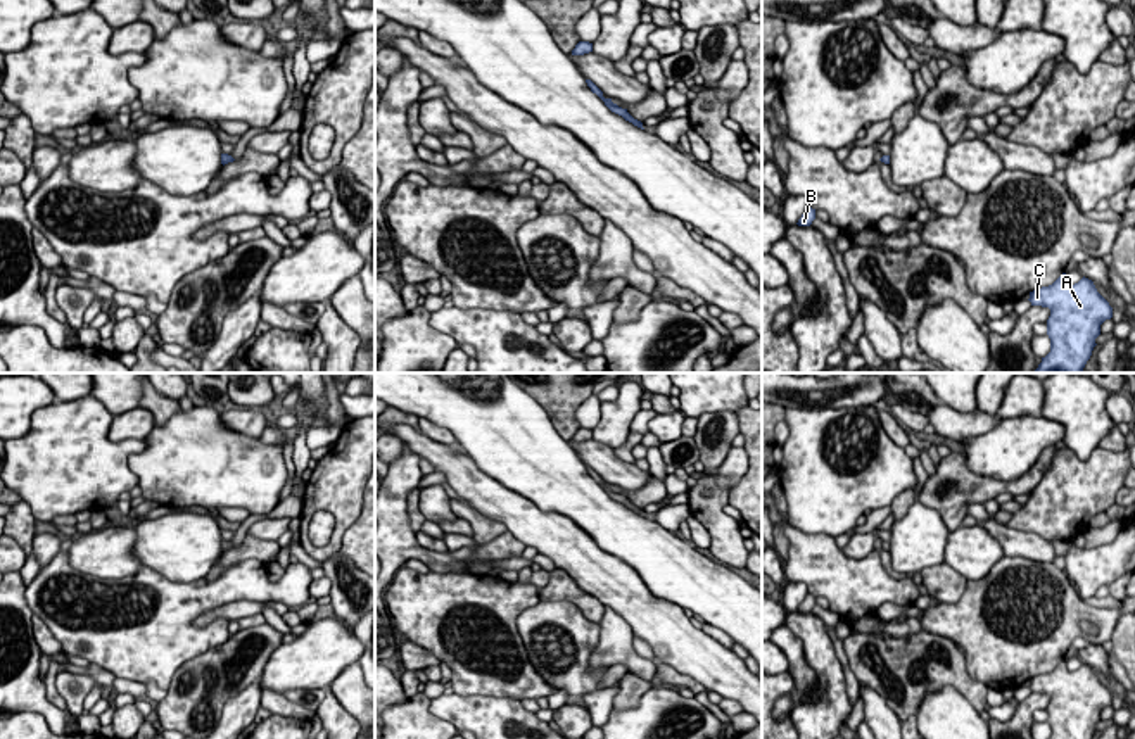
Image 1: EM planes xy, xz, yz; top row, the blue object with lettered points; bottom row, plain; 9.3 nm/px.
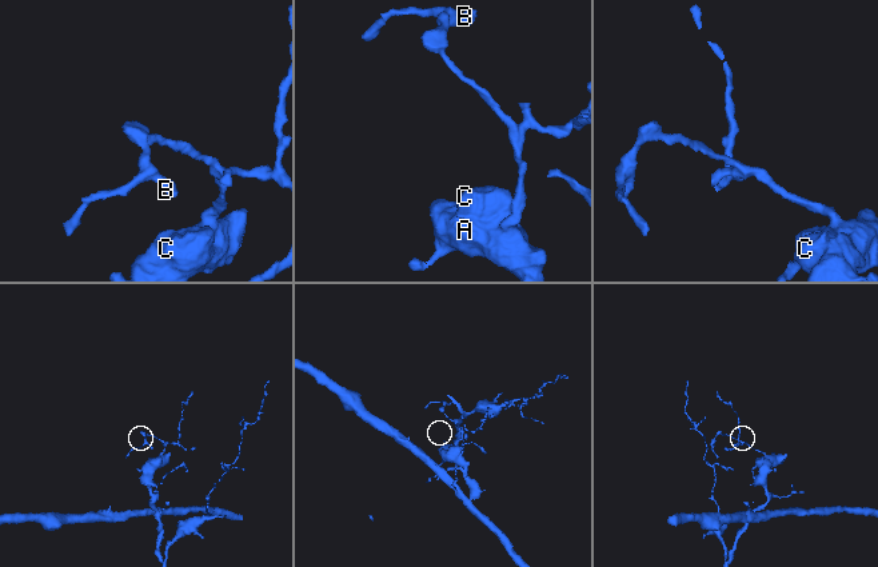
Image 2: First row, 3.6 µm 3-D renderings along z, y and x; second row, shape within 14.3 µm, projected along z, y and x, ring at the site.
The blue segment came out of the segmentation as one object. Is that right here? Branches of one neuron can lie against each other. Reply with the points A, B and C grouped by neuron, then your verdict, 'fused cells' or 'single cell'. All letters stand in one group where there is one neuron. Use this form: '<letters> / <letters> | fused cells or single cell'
A C / B | fused cells

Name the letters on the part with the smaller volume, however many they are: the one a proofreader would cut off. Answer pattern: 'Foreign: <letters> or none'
Foreign: B

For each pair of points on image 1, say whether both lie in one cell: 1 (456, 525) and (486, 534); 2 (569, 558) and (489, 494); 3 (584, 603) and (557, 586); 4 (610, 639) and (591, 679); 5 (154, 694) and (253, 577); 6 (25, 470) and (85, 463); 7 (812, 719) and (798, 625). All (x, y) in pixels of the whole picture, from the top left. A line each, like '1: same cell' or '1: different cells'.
1: different cells
2: same cell
3: same cell
4: different cells
5: different cells
6: same cell
7: same cell

